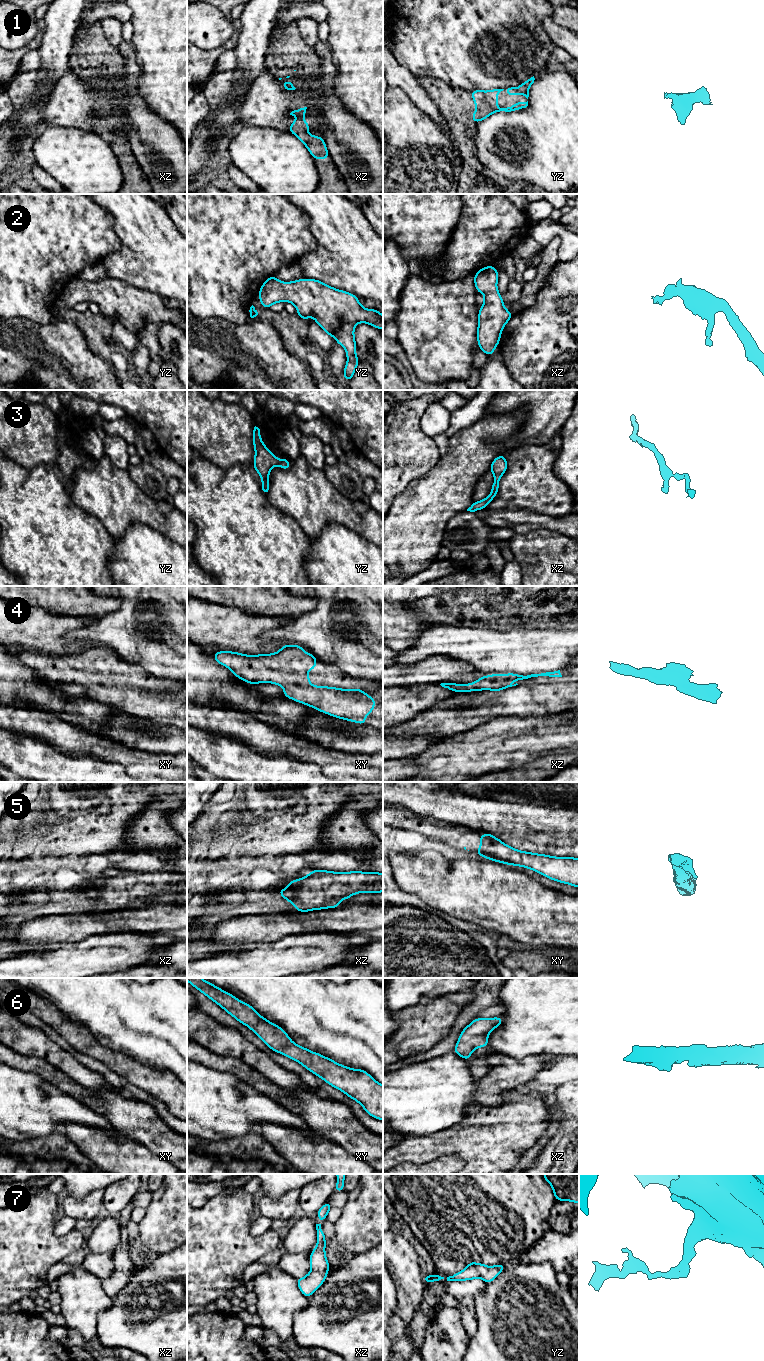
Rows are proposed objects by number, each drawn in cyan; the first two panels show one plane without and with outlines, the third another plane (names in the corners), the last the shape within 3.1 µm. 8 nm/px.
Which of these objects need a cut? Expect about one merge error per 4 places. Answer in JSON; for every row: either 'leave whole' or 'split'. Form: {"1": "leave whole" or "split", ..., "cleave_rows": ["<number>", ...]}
{"1": "leave whole", "2": "leave whole", "3": "leave whole", "4": "leave whole", "5": "leave whole", "6": "leave whole", "7": "leave whole", "cleave_rows": []}

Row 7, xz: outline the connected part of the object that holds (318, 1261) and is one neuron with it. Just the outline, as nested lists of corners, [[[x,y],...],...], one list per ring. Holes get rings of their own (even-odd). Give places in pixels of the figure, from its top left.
[[[316,1224],[316,1230],[317,1246],[310,1253],[312,1270],[305,1277],[296,1279],[299,1290],[307,1298],[324,1283],[329,1272],[329,1262],[325,1253],[326,1240],[321,1224]]]

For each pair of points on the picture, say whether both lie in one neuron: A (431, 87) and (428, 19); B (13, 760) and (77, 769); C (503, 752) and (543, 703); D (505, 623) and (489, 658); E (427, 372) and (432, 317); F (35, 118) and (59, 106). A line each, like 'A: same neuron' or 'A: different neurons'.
A: different neurons
B: same neuron
C: different neurons
D: different neurons
E: same neuron
F: different neurons

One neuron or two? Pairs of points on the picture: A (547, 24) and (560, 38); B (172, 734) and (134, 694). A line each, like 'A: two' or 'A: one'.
A: one
B: two

